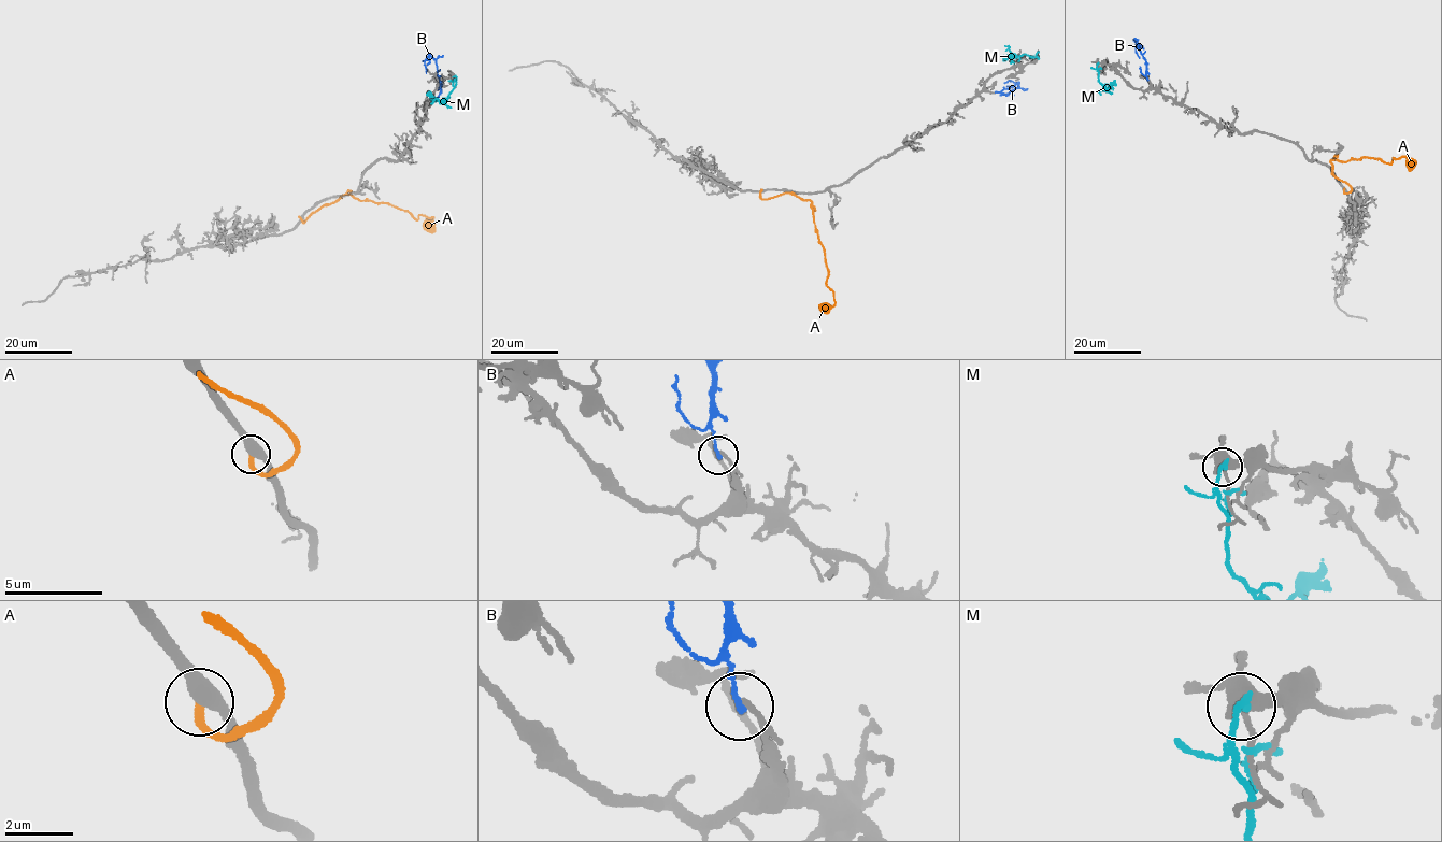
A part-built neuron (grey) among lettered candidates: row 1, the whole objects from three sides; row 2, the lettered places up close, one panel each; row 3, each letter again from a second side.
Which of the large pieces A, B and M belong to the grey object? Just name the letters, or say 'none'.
none

